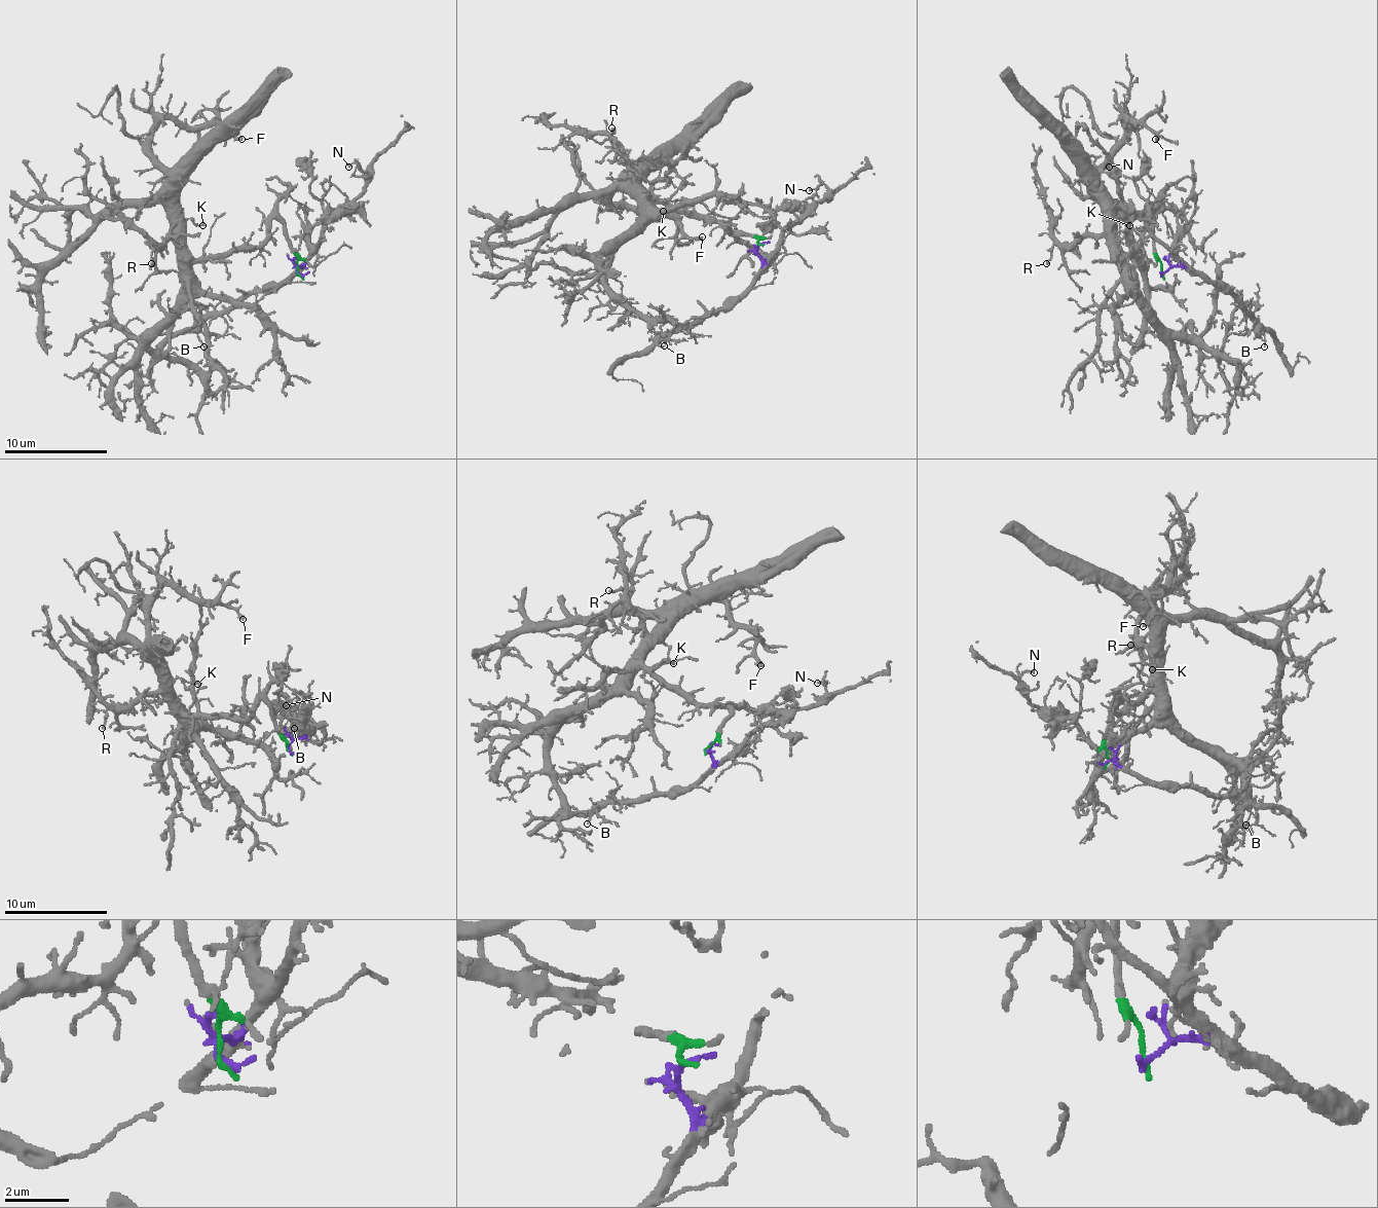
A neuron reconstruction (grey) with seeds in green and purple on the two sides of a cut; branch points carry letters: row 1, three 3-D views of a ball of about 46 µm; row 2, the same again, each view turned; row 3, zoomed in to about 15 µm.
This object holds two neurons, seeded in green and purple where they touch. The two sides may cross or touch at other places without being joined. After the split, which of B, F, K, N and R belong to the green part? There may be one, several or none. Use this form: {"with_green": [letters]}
{"with_green": ["F", "K", "R"]}

